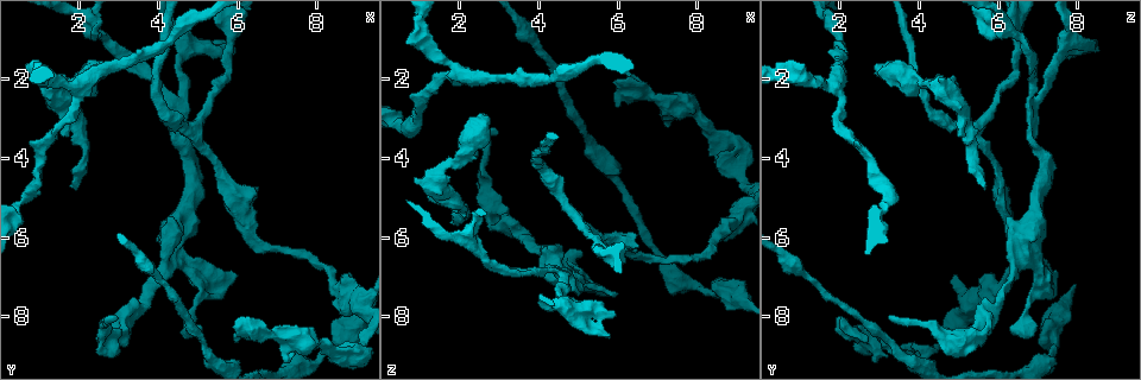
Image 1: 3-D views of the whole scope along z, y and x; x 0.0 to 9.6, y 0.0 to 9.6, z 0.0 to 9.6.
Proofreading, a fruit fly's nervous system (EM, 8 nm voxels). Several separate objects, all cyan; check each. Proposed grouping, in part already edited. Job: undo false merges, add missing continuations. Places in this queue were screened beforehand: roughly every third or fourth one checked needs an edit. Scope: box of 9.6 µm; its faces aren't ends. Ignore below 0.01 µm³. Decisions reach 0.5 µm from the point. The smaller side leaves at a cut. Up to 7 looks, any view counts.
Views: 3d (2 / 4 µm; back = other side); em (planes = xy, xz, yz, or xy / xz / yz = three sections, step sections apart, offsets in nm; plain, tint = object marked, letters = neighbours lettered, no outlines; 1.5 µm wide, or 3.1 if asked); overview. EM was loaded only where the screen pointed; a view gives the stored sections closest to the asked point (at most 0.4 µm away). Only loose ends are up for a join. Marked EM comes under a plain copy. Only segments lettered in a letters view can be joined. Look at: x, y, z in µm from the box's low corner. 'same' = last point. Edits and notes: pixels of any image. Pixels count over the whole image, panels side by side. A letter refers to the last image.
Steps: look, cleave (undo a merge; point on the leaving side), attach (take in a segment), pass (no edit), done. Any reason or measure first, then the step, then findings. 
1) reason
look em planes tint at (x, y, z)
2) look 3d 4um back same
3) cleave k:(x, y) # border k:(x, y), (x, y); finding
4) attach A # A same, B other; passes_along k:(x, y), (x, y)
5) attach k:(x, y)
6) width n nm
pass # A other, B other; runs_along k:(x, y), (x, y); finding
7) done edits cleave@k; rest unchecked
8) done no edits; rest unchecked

thick turns thin
look em yz step 4 letters at (8.65, 8.55, 7.30)

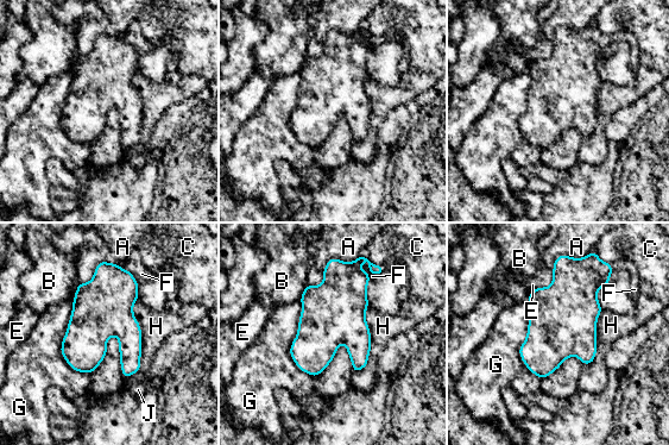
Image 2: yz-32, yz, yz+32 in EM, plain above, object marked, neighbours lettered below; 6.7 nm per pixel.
longest_contact G 550 nm
pass # A other, B other, C other, E other, F other, G other, H other, J other; continuous, no second cell

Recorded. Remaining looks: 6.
thick end
look em xy step 4 tint at (8.70, 7.10, 5.50)

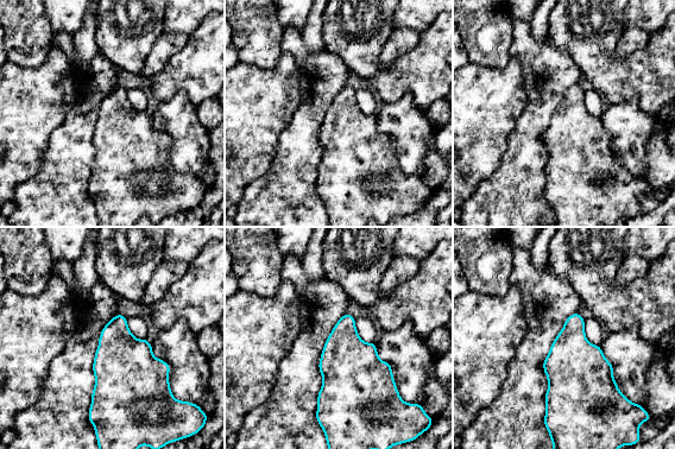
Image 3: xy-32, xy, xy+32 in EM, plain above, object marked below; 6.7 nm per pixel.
cut it another way
look em planes letters same

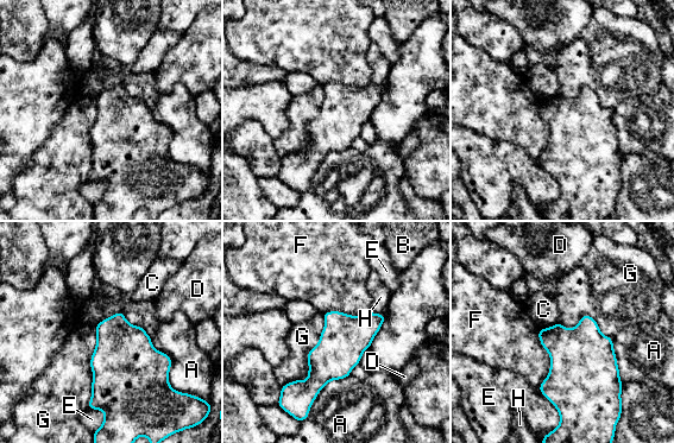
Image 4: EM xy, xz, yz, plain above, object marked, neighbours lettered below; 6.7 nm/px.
width 200 nm
pass # A other, B other, C other, D other, E other, F other, G other, H other; none of them fits

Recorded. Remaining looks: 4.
branch stops here
look em planes letters at (5.90, 8.60, 2.65)

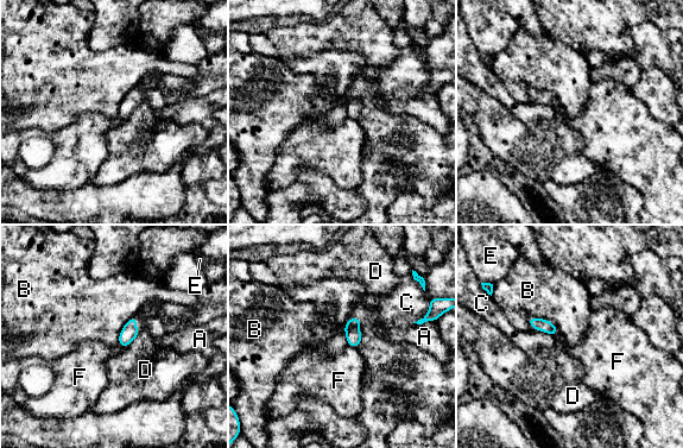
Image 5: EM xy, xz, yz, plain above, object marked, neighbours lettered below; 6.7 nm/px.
longest_contact B 220 nm
pass # A other, B other, C other, D other, E other, F other; no lettered segment goes on from it

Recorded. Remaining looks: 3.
done no edits; rest unchecked

